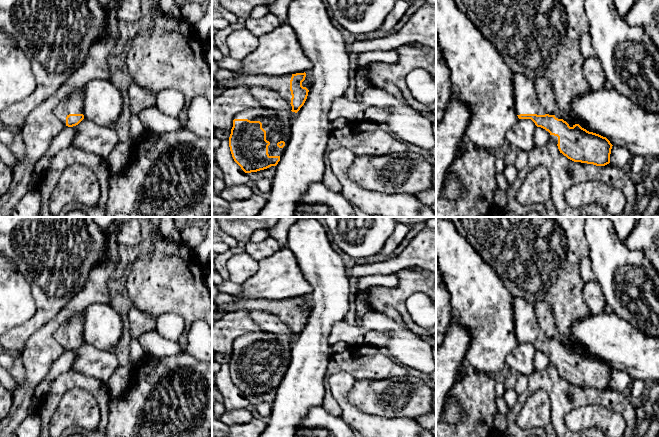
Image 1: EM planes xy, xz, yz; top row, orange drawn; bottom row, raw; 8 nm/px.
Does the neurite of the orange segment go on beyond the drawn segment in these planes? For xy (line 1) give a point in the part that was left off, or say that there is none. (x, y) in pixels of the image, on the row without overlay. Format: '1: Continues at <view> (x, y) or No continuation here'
1: Continues at xy (73, 328)

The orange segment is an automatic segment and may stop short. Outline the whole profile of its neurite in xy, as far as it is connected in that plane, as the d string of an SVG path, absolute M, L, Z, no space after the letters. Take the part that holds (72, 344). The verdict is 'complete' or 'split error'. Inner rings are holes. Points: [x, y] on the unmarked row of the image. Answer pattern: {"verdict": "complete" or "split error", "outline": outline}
{"verdict": "split error", "outline": "M84 312L75 314L67 323L61 325L54 334L54 338L68 351L78 349L83 343Z"}

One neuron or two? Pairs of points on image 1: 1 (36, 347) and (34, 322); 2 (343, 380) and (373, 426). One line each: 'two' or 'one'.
1: two
2: one

